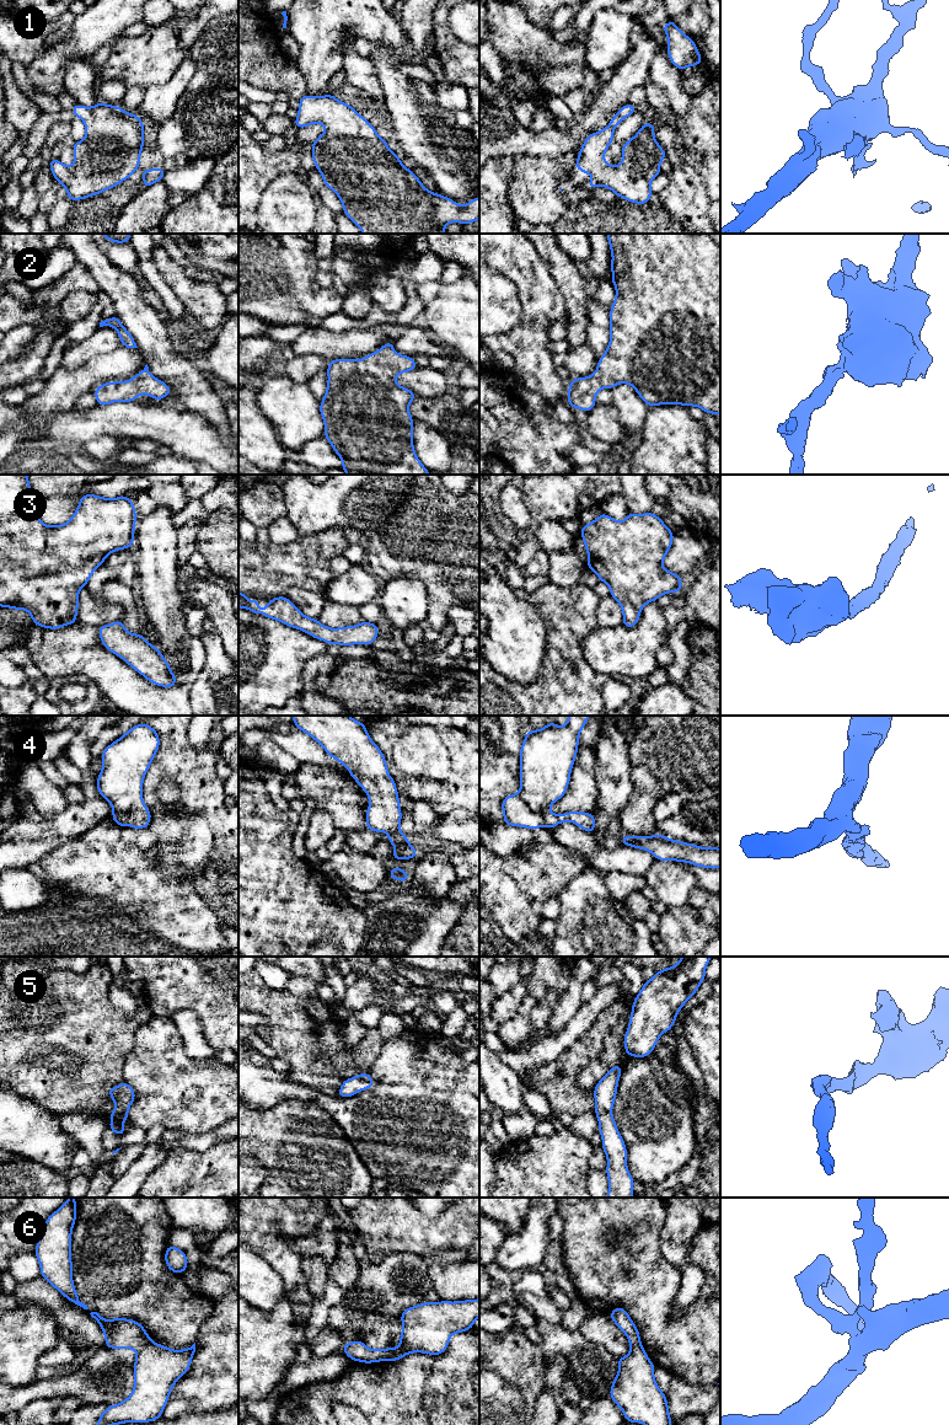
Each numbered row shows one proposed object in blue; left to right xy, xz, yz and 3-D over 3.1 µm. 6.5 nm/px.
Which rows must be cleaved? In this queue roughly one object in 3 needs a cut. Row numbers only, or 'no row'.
6

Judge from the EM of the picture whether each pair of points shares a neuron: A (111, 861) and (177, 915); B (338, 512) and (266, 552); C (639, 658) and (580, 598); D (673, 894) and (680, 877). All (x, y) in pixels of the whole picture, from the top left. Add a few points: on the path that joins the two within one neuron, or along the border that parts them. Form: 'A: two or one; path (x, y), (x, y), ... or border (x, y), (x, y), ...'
A: one; path (127, 877), (141, 892), (161, 904)
B: two; border (327, 528), (310, 535), (299, 536)
C: two; border (598, 625), (582, 642), (582, 649)
D: one; path (673, 890), (673, 884), (676, 880)

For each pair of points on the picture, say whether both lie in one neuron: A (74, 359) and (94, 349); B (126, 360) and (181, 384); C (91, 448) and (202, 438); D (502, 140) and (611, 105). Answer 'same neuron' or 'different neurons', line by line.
A: same neuron
B: different neurons
C: different neurons
D: same neuron

